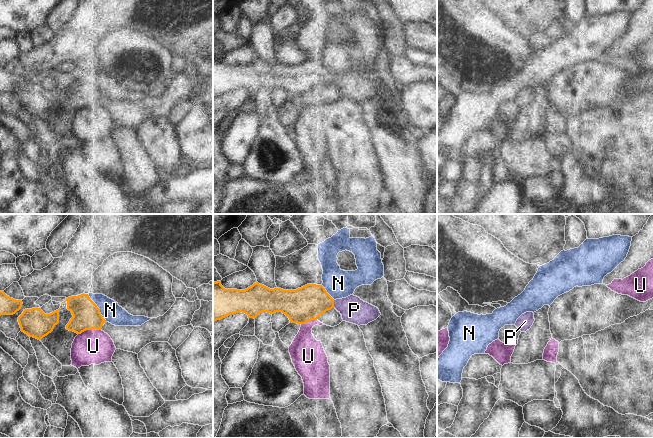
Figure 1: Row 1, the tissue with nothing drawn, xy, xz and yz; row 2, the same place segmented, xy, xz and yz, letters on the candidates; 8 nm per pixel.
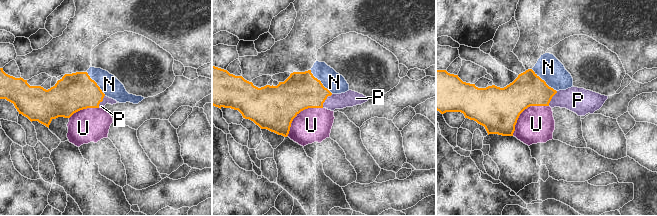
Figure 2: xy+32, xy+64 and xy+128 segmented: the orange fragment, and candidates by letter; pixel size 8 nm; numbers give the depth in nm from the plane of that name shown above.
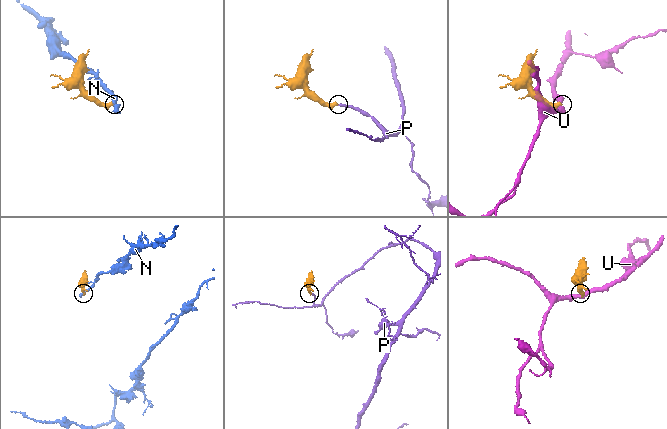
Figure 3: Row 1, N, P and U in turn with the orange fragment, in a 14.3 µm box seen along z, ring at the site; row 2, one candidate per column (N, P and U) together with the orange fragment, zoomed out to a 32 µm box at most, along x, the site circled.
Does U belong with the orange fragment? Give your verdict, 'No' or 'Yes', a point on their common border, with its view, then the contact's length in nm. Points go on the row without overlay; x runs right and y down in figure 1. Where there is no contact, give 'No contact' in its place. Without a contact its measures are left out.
No. Touches orange at xy (89, 105). Shared border 190 nm.

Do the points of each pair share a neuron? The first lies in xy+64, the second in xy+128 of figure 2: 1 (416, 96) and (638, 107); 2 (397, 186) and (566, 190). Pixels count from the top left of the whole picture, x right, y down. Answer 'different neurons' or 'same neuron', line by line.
1: different neurons
2: same neuron

